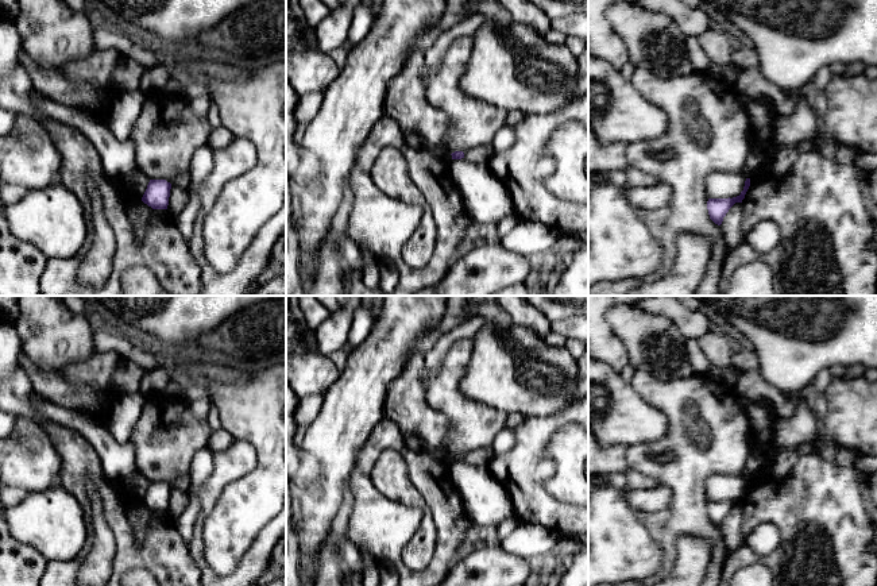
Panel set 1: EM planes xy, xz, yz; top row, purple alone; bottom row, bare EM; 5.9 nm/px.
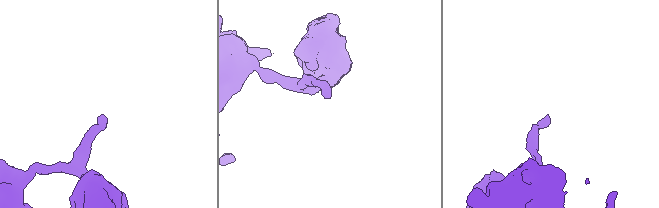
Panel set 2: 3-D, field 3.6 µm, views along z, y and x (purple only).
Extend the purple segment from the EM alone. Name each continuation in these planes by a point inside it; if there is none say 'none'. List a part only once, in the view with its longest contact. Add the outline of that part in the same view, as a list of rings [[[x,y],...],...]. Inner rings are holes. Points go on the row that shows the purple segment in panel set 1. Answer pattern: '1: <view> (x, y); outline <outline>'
none

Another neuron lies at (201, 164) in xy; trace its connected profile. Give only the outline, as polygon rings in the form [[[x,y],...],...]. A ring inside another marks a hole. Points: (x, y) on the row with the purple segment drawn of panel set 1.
[[[208,144],[194,151],[189,169],[190,186],[188,190],[190,198],[185,209],[174,217],[178,231],[188,243],[192,239],[194,221],[201,209],[198,190],[204,180],[210,174],[213,165],[213,150]]]

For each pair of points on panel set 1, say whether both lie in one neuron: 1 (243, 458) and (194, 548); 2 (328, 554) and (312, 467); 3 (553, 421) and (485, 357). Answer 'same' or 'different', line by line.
1: same
2: different
3: different

